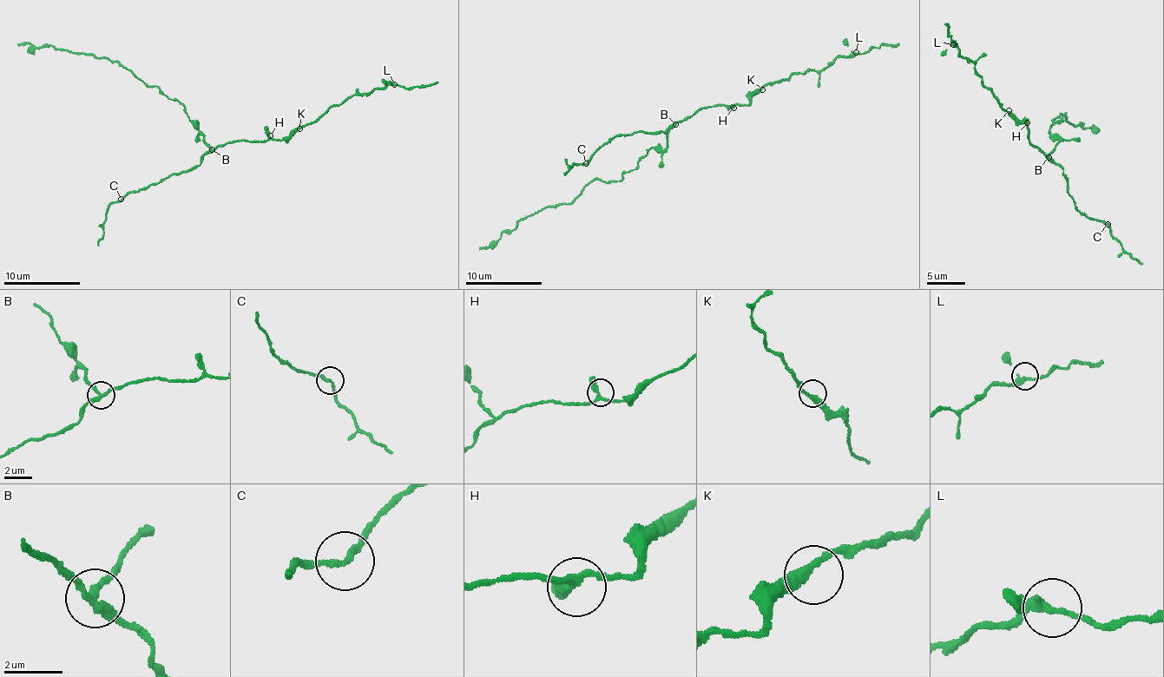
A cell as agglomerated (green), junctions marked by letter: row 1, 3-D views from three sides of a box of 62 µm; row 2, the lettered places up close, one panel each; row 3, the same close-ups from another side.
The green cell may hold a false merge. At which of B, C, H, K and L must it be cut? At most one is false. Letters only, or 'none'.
B

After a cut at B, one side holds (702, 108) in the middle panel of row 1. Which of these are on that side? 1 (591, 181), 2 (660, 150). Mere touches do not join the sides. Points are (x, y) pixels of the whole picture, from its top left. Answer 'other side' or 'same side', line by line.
1: other side
2: other side

